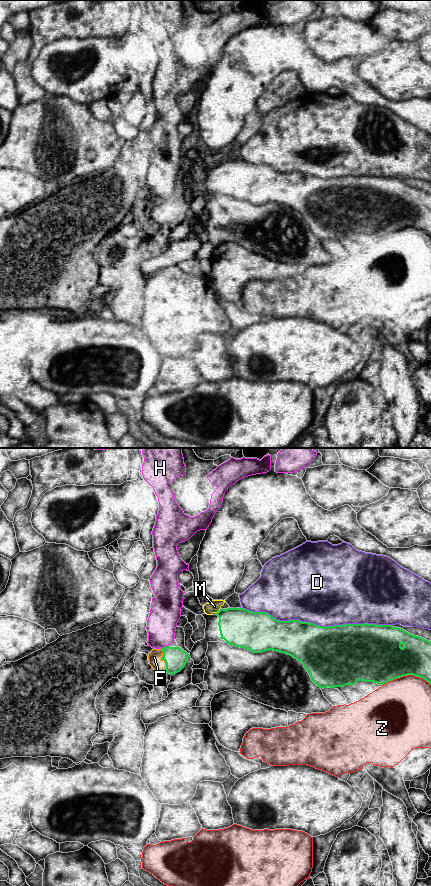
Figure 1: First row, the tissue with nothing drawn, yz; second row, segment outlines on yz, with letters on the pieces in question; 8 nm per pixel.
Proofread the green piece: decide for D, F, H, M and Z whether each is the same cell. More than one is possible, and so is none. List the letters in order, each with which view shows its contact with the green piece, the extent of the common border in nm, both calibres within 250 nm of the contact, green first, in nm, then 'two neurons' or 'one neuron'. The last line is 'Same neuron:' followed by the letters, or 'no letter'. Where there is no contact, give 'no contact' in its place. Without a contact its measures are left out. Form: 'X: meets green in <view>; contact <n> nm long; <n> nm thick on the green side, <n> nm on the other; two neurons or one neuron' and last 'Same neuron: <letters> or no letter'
D: meets green in yz; contact 1200 nm long; 440 nm thick on the green side, 480 nm on the other; two neurons
F: meets green in yz; contact 200 nm long; 180 nm thick on the green side, 110 nm on the other; one neuron
H: meets green in yz; contact 80 nm long; 180 nm thick on the green side, 240 nm on the other; two neurons
M: meets green in yz; contact 50 nm long; 300 nm thick on the green side, 100 nm on the other; two neurons
Z: meets green in yz; contact 400 nm long; 380 nm thick on the green side, 440 nm on the other; two neurons
Same neuron: F

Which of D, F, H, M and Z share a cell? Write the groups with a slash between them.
D / F / H / M / Z

